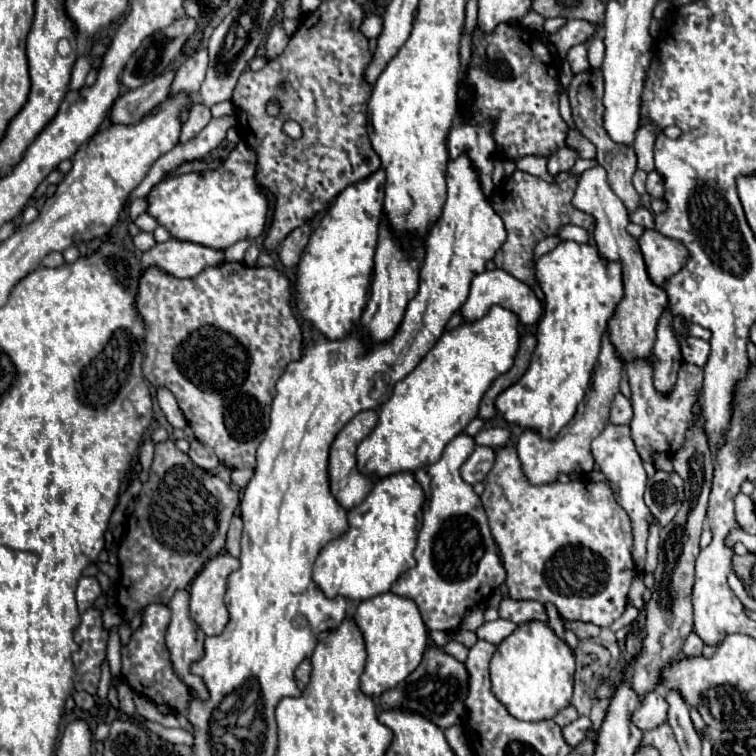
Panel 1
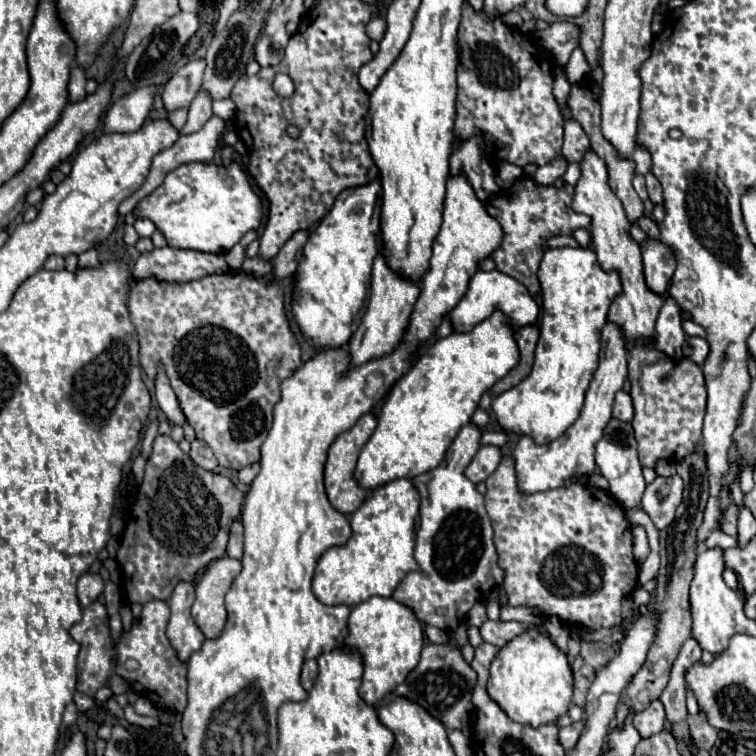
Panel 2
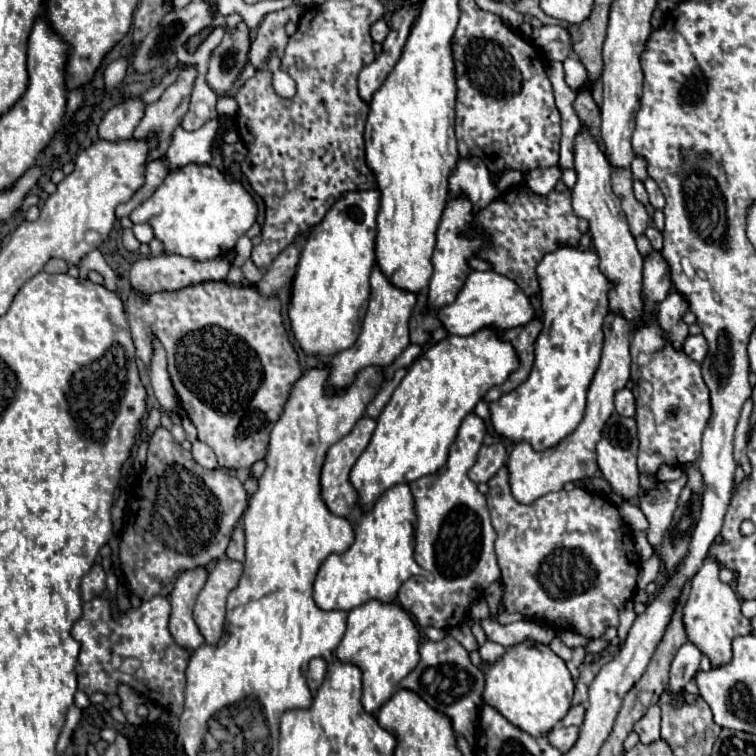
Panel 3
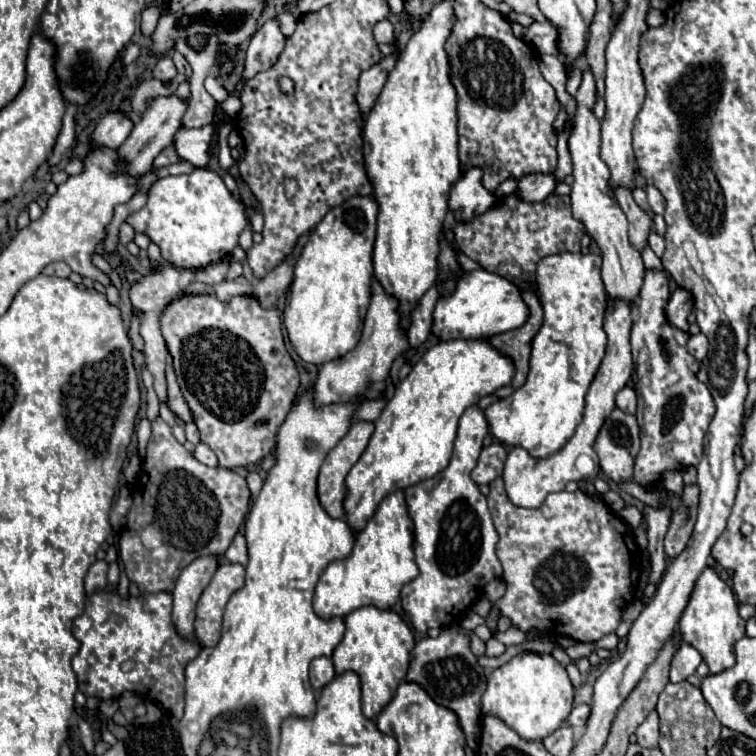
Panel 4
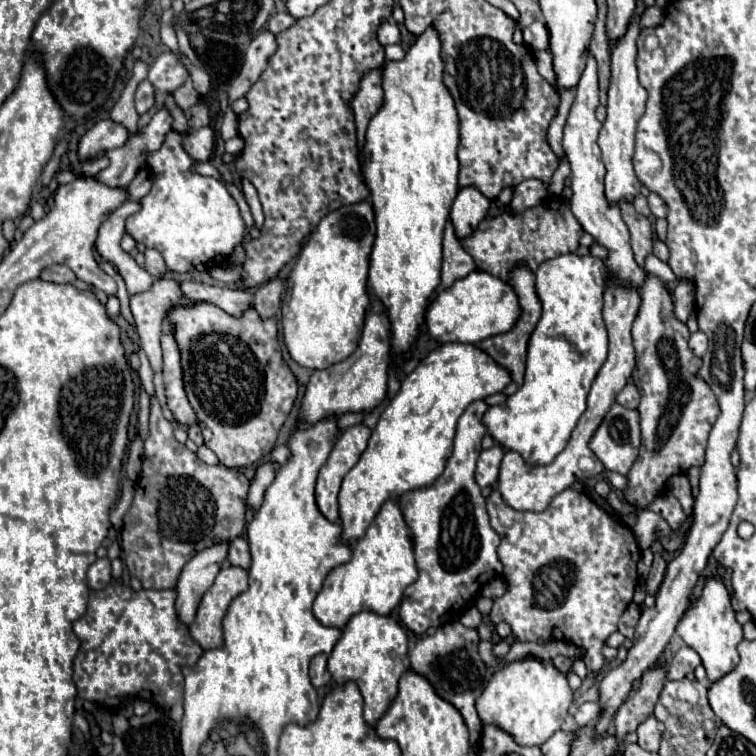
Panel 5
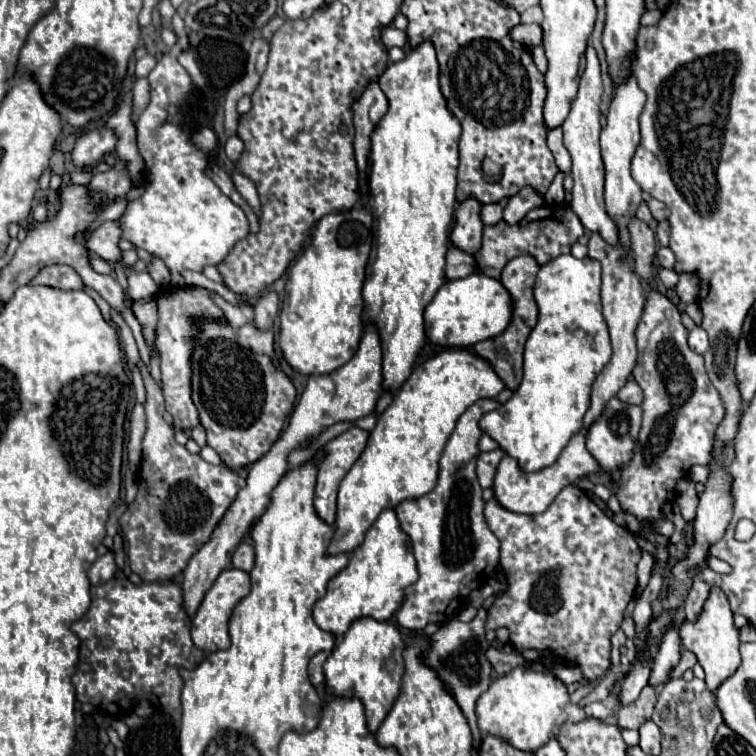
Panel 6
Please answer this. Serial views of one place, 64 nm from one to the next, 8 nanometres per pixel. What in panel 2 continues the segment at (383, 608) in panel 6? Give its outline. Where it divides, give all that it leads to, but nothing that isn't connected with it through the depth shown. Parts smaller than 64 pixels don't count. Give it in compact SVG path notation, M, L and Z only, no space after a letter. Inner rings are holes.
M400 478L374 490L352 514L352 538L344 546L330 548L316 566L314 596L326 606L356 606L372 596L390 598L400 580L420 568L412 556L418 526L420 496L410 480Z

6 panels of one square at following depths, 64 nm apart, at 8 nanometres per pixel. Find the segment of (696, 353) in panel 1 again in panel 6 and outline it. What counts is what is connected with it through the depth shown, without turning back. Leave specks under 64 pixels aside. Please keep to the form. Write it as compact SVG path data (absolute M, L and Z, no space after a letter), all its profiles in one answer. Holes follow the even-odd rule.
M696 326L694 330L688 332L688 346L698 354L704 354L708 350L708 334L704 332L702 326Z

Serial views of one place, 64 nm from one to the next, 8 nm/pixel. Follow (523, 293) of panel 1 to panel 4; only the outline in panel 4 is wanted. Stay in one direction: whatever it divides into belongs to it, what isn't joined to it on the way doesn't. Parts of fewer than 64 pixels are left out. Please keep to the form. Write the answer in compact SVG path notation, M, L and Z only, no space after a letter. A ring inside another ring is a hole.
M472 270L456 280L456 288L448 296L440 296L432 314L432 334L440 340L480 340L500 332L520 328L528 318L528 306L516 284L486 270Z

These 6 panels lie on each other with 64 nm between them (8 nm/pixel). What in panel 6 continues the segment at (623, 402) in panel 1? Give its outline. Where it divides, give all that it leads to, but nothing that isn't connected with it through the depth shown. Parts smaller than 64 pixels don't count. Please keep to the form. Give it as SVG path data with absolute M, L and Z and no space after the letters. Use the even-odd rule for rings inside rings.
M630 378L626 384L624 384L624 388L620 388L620 392L618 392L618 398L622 400L622 402L628 402L628 404L642 404L642 388Z

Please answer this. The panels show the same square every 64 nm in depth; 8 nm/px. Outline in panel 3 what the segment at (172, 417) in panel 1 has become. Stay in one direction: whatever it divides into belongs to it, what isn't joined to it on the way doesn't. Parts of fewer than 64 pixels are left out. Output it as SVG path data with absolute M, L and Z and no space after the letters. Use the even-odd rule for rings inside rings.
M152 336L152 350L154 350L154 356L150 362L150 382L152 382L154 396L166 412L178 414L178 404L176 404L174 392L172 392L174 388L172 388L172 382L170 382L170 376L166 370L166 352L156 336Z

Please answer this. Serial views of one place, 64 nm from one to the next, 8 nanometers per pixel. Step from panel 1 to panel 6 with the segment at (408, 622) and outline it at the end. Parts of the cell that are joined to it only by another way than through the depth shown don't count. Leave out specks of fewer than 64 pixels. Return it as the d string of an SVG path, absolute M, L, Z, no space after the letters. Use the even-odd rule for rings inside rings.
M372 618L356 620L350 630L338 640L336 648L324 662L326 692L344 698L358 698L364 704L366 724L372 734L380 728L382 720L390 712L404 674L404 640L390 622L376 622Z

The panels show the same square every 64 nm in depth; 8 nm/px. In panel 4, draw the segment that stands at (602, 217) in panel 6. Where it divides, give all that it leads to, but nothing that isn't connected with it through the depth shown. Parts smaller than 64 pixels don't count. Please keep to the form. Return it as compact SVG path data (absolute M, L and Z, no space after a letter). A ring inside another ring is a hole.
M584 66L582 84L576 94L576 112L572 116L572 128L568 136L568 150L574 166L574 184L570 192L572 214L584 224L586 232L602 252L602 280L608 296L634 302L644 280L644 264L640 252L634 250L628 240L628 220L608 188L608 166L600 158L600 120L594 116L594 104L596 84L592 80L590 68Z

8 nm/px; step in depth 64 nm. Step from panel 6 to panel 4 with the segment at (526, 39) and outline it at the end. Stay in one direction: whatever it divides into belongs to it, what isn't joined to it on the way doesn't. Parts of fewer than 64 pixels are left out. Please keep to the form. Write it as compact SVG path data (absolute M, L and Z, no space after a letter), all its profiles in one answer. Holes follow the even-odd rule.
M532 22L528 26L528 32L524 34L524 42L526 44L536 44L536 50L540 54L554 54L554 56L560 56L558 54L558 32L556 28L550 24L550 22Z

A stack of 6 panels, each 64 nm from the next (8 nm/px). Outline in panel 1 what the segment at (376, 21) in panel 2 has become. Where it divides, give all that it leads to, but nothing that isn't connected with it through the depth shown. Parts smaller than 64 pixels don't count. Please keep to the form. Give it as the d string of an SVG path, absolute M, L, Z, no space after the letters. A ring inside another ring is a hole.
M368 14L368 16L364 18L360 30L362 30L362 34L364 34L366 38L378 38L380 32L382 32L382 18L376 16L376 14Z

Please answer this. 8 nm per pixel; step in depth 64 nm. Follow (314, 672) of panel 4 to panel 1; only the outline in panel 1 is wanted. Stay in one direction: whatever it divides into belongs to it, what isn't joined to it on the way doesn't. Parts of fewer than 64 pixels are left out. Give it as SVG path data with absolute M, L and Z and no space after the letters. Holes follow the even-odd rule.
M304 660L304 662L296 668L296 682L298 682L298 686L300 686L302 690L308 686L310 672L312 672L312 664L310 664L310 660Z

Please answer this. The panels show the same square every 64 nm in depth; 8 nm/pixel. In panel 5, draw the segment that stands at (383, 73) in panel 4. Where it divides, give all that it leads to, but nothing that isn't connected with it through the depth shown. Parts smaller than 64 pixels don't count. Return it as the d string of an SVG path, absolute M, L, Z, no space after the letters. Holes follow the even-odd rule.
M382 68L368 72L362 78L360 90L350 102L350 108L354 110L356 118L356 132L358 132L358 150L362 152L364 146L364 136L368 128L368 120L380 110L380 104L384 102L384 92L382 92Z

